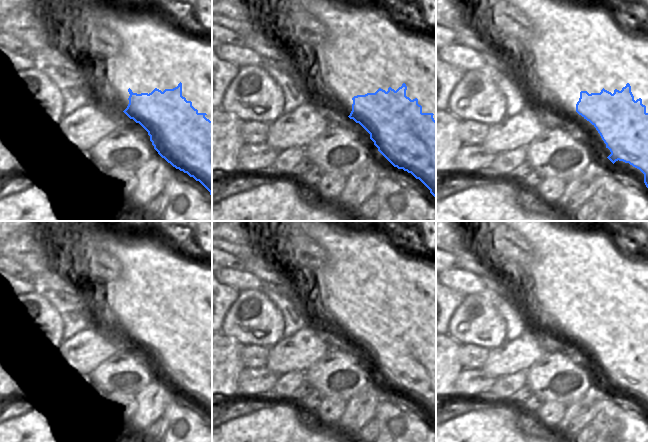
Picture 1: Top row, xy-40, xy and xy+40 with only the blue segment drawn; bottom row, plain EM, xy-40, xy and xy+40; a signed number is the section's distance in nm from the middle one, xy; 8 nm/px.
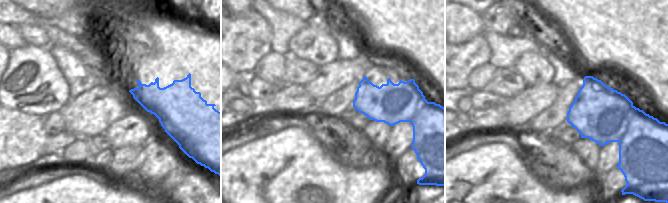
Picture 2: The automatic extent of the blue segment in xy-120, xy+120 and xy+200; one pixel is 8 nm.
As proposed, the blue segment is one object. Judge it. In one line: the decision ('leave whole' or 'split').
split

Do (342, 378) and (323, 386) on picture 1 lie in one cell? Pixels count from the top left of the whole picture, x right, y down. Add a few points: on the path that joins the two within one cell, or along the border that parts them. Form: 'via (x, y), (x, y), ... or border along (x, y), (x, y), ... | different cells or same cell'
border along (312, 385), (328, 379), (333, 386), (332, 396) | different cells

